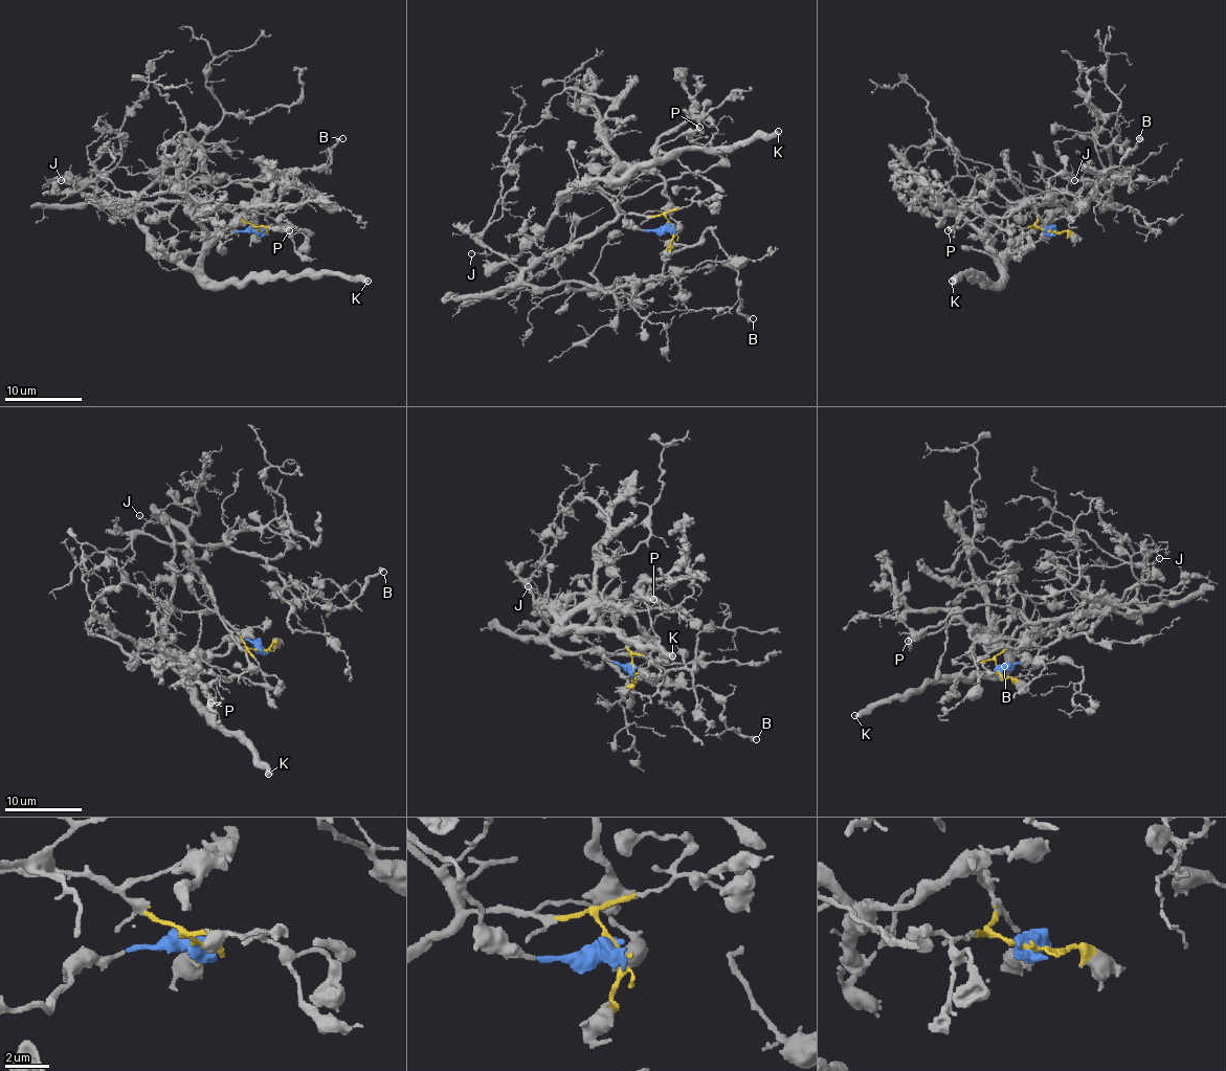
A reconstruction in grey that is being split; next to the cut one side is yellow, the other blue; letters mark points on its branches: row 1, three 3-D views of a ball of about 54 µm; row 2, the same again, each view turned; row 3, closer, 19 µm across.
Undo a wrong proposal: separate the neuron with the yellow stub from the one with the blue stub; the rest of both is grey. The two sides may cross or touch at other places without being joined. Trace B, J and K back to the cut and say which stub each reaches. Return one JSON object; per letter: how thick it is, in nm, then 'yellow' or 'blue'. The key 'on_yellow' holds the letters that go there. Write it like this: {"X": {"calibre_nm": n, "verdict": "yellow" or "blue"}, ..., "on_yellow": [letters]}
{"B": {"calibre_nm": 400, "verdict": "yellow"}, "J": {"calibre_nm": 100, "verdict": "yellow"}, "K": {"calibre_nm": 600, "verdict": "blue"}, "on_yellow": ["B", "J"]}

